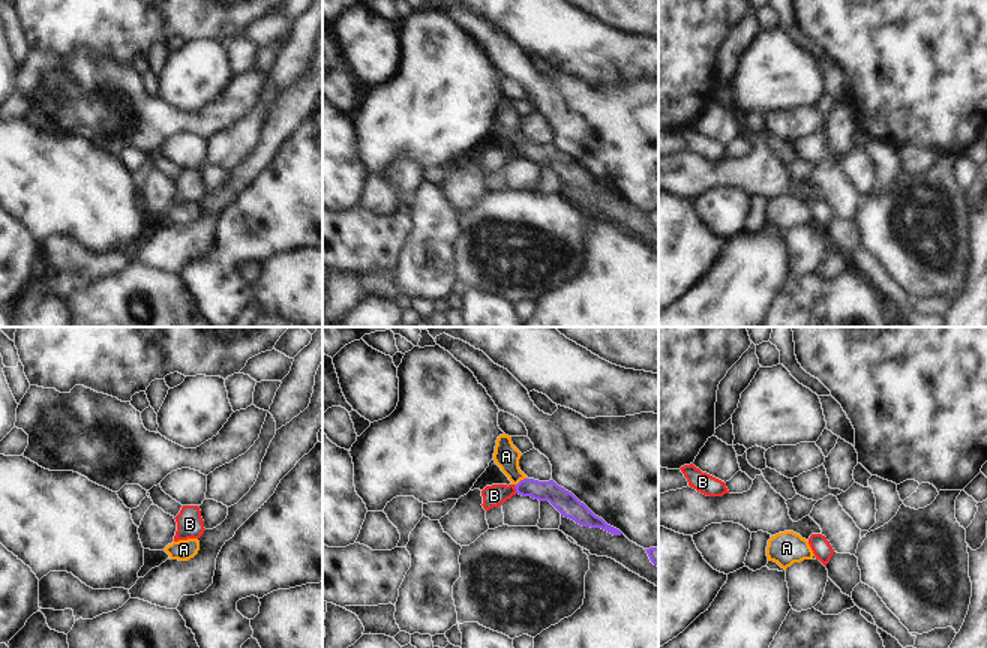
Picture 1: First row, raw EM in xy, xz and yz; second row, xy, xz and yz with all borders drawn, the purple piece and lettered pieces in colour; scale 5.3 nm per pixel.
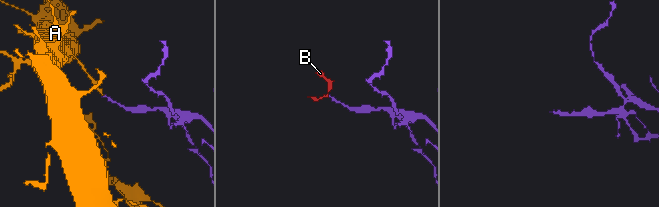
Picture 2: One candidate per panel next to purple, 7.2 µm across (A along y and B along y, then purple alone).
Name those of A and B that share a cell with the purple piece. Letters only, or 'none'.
A

